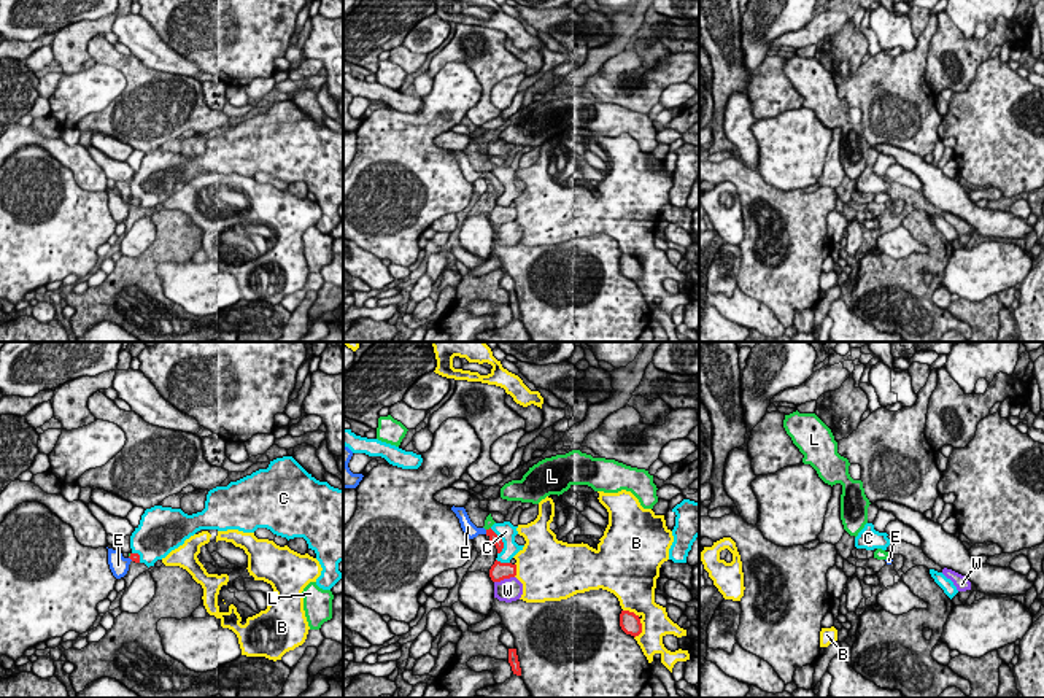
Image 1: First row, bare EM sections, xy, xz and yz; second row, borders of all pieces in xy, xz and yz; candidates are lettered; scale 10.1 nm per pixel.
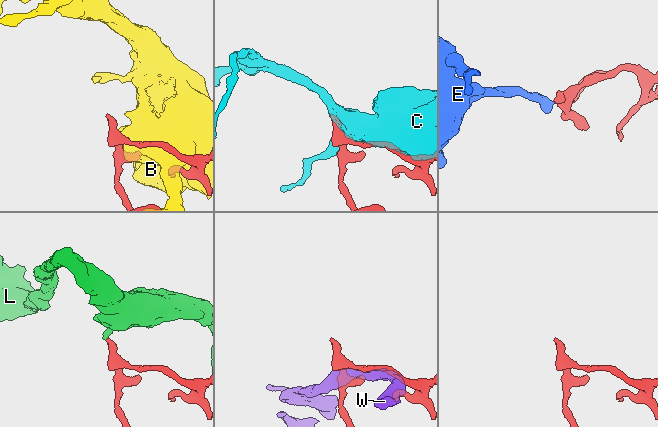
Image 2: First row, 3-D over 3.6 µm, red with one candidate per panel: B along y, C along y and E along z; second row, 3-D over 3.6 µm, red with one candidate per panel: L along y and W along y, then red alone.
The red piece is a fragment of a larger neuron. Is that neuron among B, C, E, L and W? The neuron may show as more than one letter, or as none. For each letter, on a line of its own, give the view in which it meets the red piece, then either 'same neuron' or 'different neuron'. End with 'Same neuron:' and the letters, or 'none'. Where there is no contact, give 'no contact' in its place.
B: contact in xz; different neuron
C: contact in xz; different neuron
E: contact in xz; same neuron
L: contact in xz; different neuron
W: contact in xz; different neuron
Same neuron: E

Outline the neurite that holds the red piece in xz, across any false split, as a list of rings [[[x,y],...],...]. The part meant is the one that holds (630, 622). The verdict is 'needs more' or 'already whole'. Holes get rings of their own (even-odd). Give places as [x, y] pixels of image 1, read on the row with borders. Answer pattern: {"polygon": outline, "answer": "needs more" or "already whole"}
{"polygon": [[[621,611],[620,626],[626,634],[631,634],[634,638],[642,633],[642,623],[640,623],[639,615],[629,611]]], "answer": "already whole"}

